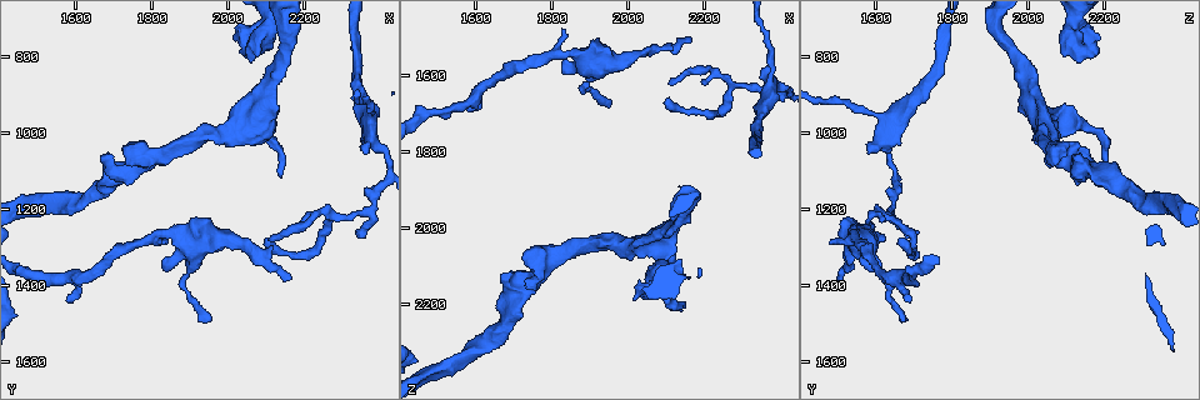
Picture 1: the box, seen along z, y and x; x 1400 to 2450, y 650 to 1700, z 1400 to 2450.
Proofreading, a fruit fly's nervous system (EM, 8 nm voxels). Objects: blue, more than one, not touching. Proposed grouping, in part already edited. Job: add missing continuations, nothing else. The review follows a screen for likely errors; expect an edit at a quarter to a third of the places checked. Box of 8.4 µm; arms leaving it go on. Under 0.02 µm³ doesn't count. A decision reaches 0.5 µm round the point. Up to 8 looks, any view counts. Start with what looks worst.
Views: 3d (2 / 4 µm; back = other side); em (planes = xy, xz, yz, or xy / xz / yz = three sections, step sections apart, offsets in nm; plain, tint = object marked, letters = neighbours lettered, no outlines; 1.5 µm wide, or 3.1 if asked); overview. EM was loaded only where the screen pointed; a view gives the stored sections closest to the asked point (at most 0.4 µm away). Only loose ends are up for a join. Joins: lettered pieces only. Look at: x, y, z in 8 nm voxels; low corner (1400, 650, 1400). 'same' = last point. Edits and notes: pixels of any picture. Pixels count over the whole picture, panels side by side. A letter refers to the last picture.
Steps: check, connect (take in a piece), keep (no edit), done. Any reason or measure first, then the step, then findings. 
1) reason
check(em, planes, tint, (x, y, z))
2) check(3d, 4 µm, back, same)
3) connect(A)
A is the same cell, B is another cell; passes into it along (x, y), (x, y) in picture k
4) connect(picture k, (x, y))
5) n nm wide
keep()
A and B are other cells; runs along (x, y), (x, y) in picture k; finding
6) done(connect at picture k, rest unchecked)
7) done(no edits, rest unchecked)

an open end
check(em, yz, step 8, letters, (2020, 745, 2185))

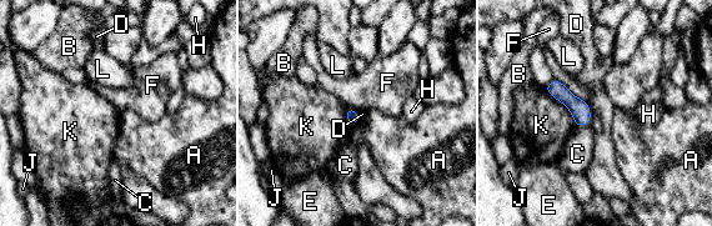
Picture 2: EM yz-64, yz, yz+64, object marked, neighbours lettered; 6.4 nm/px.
keep()
A, B, C, D, E, F, H, J, K and L are other cells; border along (583, 99), (590, 108), (588, 125) in picture 2; no lettered piece goes on from it

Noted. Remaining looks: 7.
an open end
check(3d, 2 µm, (1825, 1295, 1470))

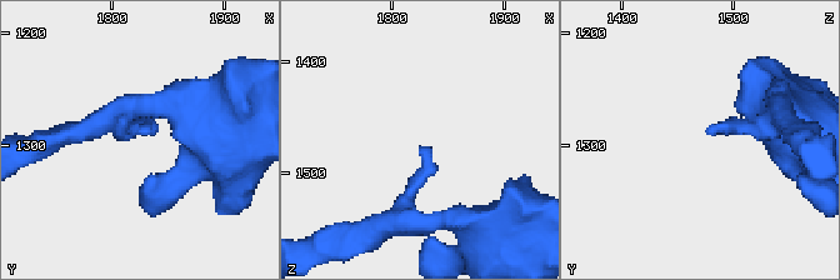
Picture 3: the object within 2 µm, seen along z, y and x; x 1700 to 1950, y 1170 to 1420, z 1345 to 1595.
need the tissue
check(em, planes, letters, (1826, 1288, 1476))

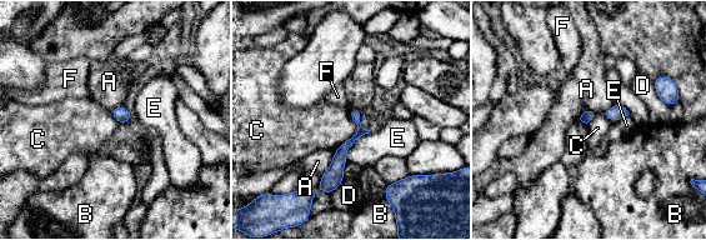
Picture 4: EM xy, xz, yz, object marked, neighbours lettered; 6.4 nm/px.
keep()
A, B, C, D, E and F are other cells; no lettered piece goes on from it

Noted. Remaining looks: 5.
branch stops here
check(em, yz, step 4, tint, (2130, 1110, 2210))

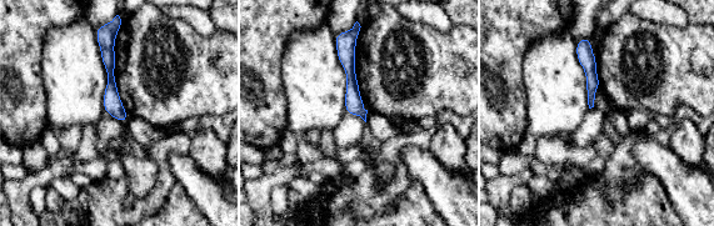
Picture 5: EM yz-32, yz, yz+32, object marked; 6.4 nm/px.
check(em, planes, letters, same)

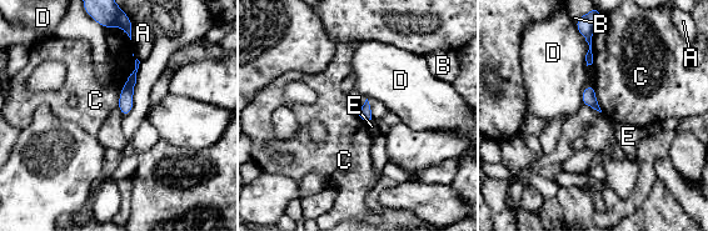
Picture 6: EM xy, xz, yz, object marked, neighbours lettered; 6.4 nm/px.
80 nm wide; C touches over 340 nm
keep()
A, B, C, D and E are other cells; none of them fits

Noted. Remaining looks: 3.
done(no edits, rest unchecked)

